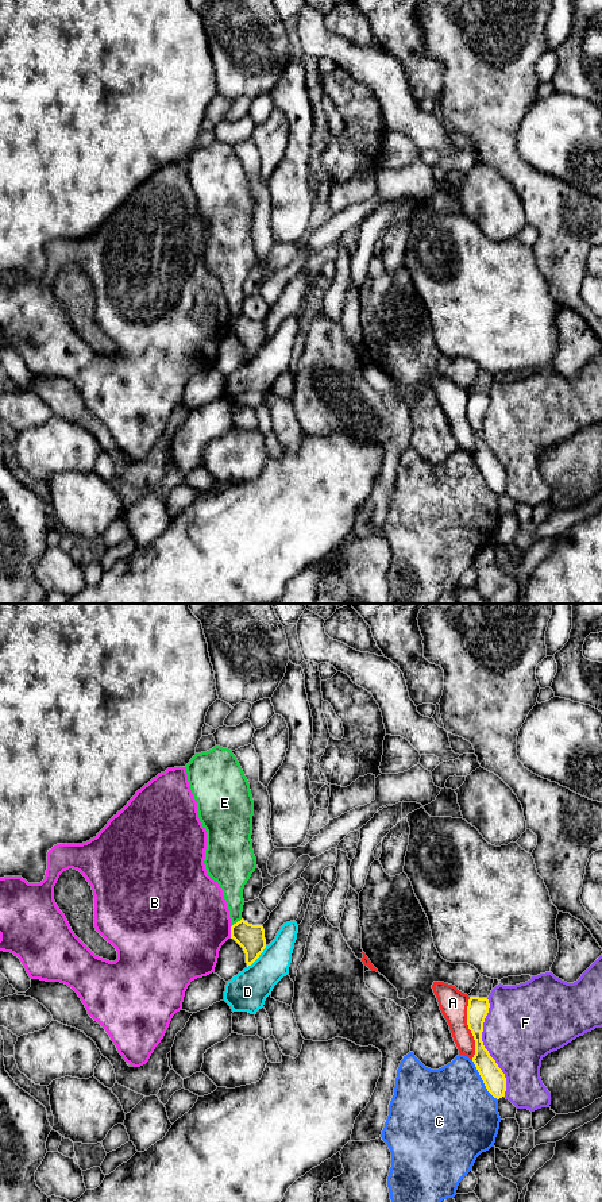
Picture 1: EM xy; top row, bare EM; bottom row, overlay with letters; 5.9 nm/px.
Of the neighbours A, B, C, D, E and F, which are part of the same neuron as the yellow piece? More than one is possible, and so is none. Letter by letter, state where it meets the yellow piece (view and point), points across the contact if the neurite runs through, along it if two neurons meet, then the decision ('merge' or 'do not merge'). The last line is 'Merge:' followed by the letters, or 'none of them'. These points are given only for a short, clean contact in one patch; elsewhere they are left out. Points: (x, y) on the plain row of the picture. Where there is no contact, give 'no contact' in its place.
A: contact xy (469, 423); do not merge
B: contact xy (231, 327); do not merge
C: contact xy (482, 474); do not merge
D: contact xy (258, 351); do not merge
E: contact xy (238, 316); border xy (242, 314), (231, 322); do not merge
F: contact xy (483, 442); do not merge
Merge: none of them

